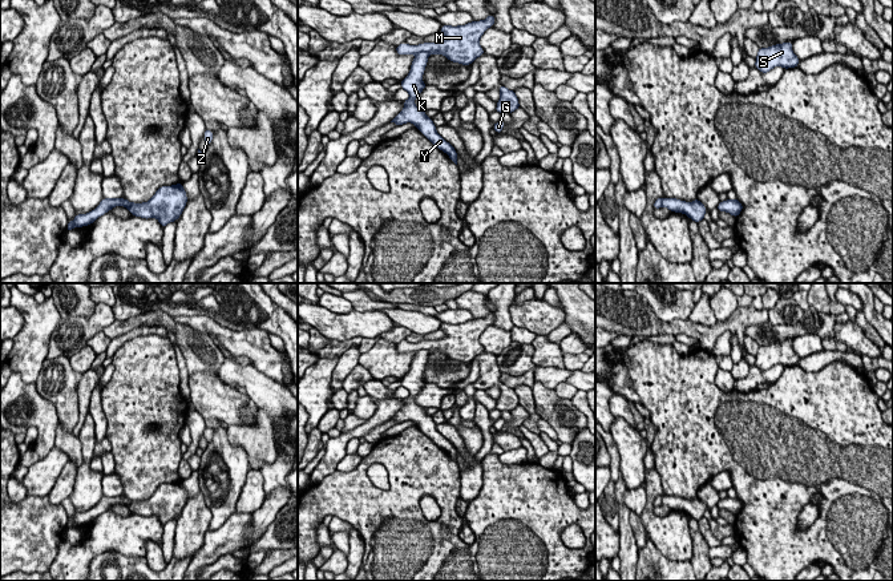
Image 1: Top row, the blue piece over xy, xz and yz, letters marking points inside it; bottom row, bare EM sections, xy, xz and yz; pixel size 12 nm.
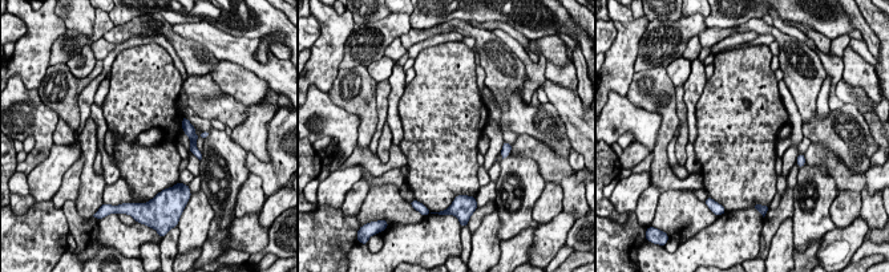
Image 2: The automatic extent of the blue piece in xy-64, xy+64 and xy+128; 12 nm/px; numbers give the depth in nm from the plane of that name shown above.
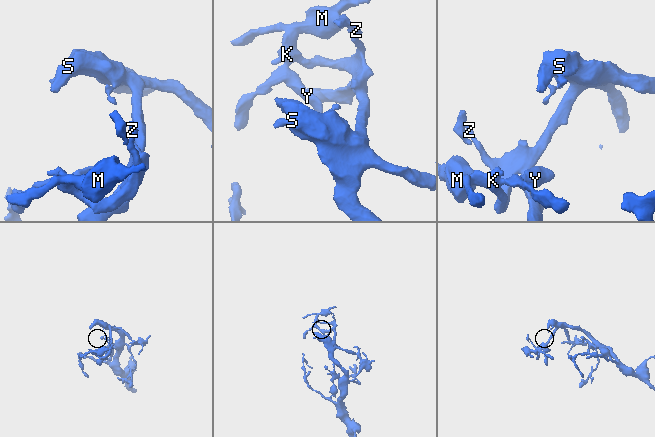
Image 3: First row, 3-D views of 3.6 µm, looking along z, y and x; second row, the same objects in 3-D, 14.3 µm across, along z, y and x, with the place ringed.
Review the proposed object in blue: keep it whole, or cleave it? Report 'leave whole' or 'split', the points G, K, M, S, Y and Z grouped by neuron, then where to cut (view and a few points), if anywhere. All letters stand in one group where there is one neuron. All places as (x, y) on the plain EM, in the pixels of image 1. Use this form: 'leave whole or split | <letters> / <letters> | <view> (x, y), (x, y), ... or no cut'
split | G K S Y Z / M | xz (429, 351), (420, 350), (416, 352)

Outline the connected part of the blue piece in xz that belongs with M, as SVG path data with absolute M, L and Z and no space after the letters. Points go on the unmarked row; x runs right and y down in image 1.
M489 312L485 318L466 320L465 323L441 323L440 330L444 338L439 340L423 340L409 343L403 340L396 344L397 352L417 352L428 350L429 352L443 352L449 359L461 363L470 363L474 358L484 352L482 344L478 342L484 330L494 323L494 314Z

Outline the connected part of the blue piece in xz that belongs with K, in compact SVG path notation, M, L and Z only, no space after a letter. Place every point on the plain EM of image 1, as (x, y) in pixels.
M428 350L416 352L411 362L411 368L405 376L401 378L401 386L409 391L409 396L403 399L404 407L391 419L396 424L411 420L427 435L437 447L449 453L452 460L457 463L457 449L446 440L437 429L432 416L425 412L425 408L415 403L415 396L425 387L423 372L428 362Z

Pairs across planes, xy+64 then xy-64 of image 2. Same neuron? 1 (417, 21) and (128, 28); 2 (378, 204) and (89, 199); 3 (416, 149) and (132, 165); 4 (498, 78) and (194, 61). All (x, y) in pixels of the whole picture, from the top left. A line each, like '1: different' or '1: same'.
1: different
2: same
3: same
4: same

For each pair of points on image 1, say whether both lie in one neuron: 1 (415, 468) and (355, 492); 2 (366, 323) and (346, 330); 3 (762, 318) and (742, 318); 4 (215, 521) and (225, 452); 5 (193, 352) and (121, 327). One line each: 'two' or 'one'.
1: one
2: one
3: one
4: one
5: one

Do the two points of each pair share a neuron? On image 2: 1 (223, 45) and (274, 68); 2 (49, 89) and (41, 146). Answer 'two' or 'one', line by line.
1: one
2: two

